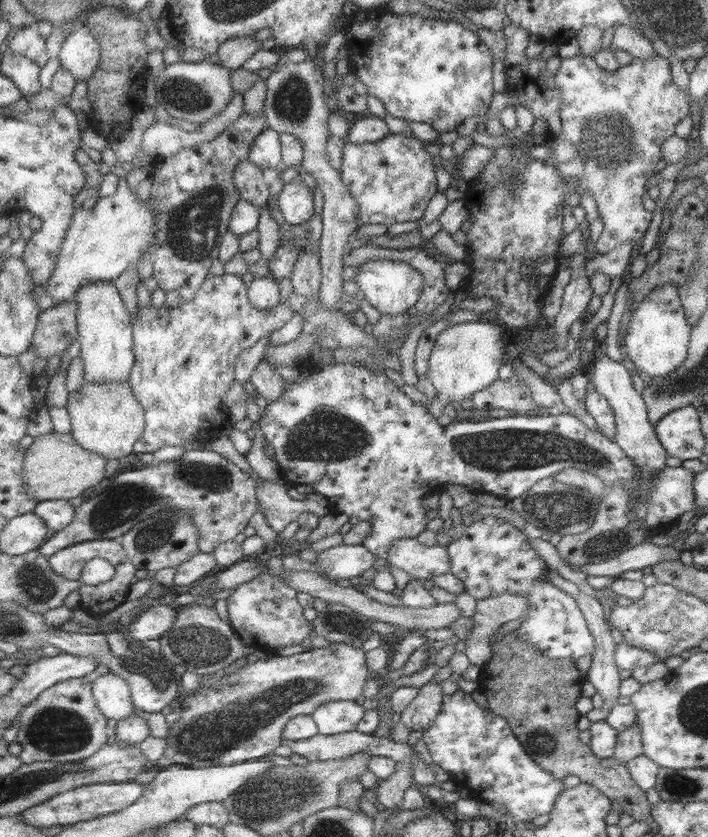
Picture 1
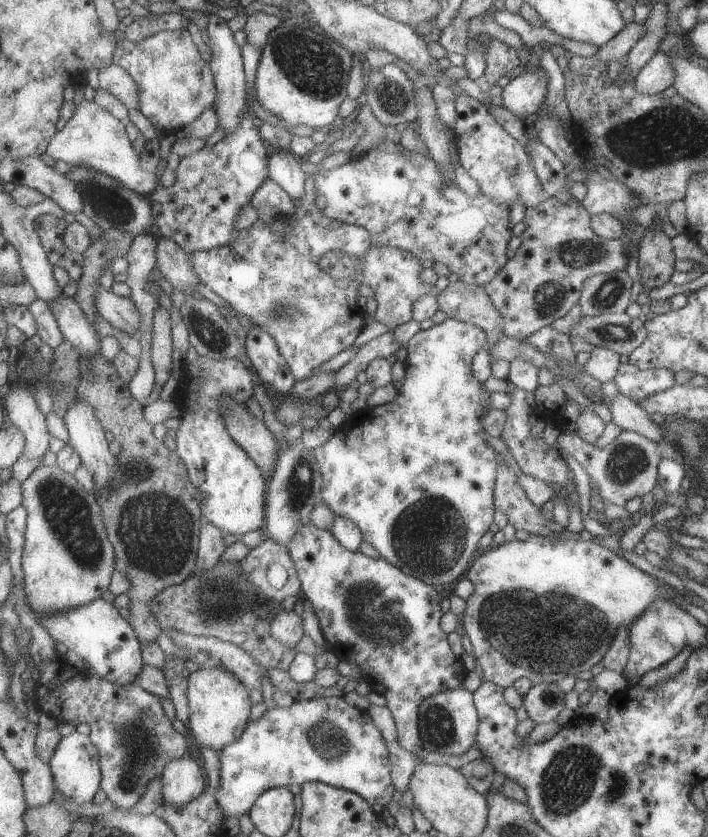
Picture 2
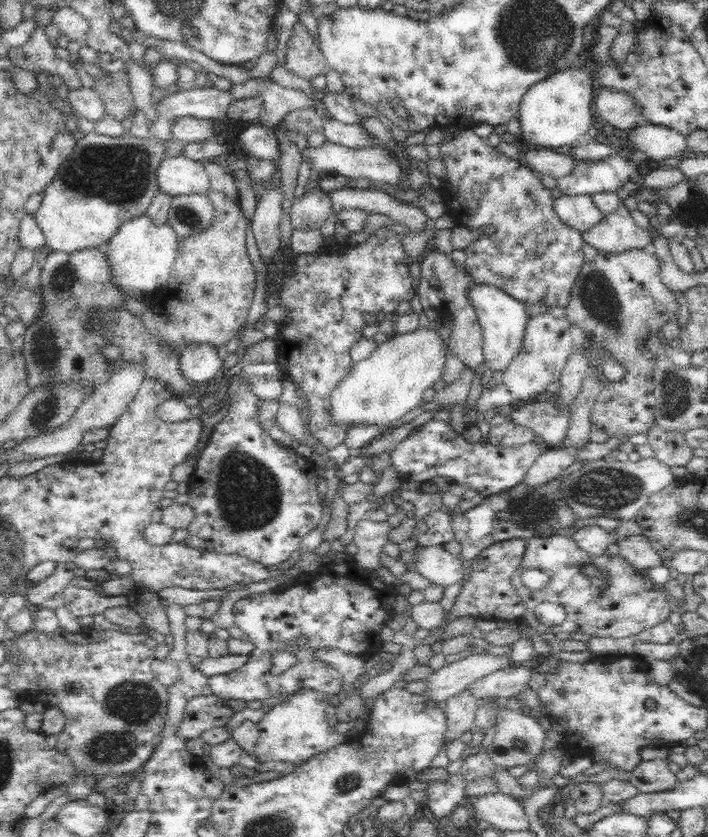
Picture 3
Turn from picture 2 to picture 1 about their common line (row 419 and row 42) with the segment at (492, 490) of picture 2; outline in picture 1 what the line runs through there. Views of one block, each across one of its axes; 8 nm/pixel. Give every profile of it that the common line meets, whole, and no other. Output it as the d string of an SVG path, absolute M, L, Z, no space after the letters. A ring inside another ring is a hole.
M381 6L384 10L377 12L377 8L360 8L360 11L353 12L348 16L348 23L343 27L346 32L346 43L344 46L348 48L351 66L354 69L355 75L358 79L365 84L367 88L367 94L373 95L379 98L383 102L387 112L401 120L413 121L413 122L427 122L437 130L441 132L451 132L461 126L461 123L465 118L469 116L477 116L487 114L489 109L492 109L493 96L495 96L495 86L493 86L493 58L495 57L492 48L489 48L488 44L483 42L483 39L479 34L469 28L465 28L463 24L457 21L451 21L451 19L429 19L422 18L421 15L411 13L409 15L397 15L388 6Z

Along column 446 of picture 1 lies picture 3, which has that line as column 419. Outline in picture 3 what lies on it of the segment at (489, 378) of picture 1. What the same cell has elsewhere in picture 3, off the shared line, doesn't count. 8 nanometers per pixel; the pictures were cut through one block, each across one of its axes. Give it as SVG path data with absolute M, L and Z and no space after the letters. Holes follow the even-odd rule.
M419 329L411 334L393 335L386 342L376 345L376 350L370 356L353 363L344 378L340 379L330 392L326 412L328 425L347 427L348 430L358 426L373 426L382 431L382 428L386 428L388 424L394 424L416 408L421 403L423 392L441 378L448 349L447 342L442 341L436 333Z

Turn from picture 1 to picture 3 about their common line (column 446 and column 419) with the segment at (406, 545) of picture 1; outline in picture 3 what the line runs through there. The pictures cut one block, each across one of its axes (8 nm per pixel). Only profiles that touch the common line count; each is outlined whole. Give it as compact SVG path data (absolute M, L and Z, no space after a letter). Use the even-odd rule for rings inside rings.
M443 545L415 546L413 566L424 578L441 587L448 587L464 580L461 560L446 551Z

